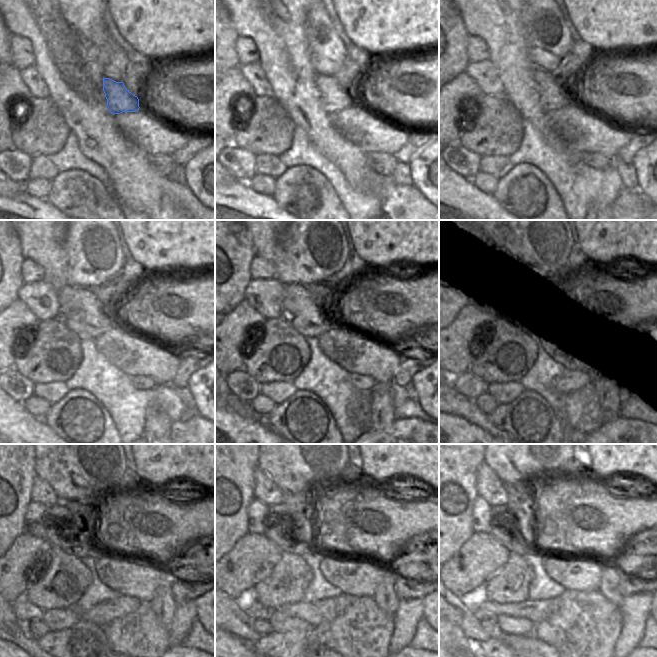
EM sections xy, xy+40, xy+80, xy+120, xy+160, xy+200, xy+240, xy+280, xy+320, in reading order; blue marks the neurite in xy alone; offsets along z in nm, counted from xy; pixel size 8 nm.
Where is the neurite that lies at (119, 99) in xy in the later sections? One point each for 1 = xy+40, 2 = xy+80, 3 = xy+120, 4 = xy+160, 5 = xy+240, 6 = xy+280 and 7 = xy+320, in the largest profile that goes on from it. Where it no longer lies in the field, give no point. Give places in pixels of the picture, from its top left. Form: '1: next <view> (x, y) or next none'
1: next xy+40 (335, 98)
2: next xy+80 (552, 96)
3: next xy+120 (84, 314)
4: next xy+160 (300, 309)
5: next xy+240 (65, 535)
6: next xy+280 (287, 537)
7: next xy+320 (511, 535)

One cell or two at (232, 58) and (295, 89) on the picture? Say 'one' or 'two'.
two

